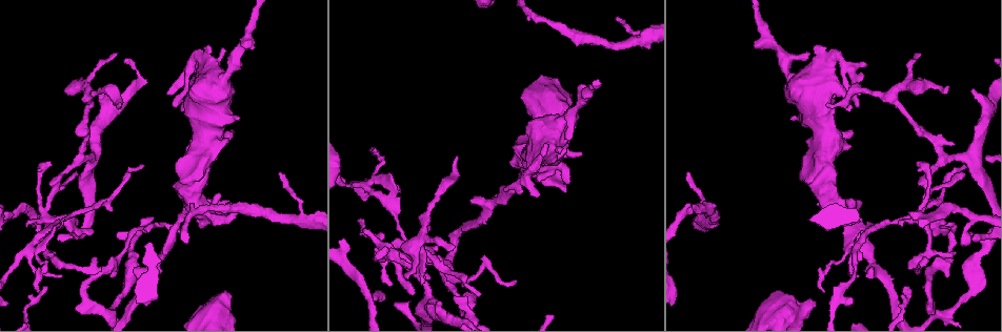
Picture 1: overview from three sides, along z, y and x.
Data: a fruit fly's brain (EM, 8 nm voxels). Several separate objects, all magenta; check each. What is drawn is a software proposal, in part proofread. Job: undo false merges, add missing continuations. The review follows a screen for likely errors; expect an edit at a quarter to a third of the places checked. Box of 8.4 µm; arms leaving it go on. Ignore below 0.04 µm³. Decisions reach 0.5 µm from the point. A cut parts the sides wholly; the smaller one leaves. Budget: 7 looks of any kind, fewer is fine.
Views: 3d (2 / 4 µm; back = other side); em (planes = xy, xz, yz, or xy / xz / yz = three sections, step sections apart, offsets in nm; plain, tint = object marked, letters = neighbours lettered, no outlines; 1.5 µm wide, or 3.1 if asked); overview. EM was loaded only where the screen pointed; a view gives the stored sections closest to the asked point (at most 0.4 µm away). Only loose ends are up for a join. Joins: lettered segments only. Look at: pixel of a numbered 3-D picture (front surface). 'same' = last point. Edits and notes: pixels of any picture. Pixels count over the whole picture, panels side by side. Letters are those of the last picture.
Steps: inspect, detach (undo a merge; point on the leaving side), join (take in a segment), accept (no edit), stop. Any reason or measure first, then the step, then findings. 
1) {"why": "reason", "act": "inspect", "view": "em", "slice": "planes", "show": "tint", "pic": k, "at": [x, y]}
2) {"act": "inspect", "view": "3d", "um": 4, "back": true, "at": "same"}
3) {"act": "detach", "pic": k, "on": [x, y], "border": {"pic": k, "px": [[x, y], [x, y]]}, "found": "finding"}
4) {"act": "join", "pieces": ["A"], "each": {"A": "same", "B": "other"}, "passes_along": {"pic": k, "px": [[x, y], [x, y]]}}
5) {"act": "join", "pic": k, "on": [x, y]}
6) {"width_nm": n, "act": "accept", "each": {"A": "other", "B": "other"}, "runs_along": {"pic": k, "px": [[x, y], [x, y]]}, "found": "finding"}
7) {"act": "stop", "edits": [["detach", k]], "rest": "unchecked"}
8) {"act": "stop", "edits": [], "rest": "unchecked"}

{"why": "thick end", "act": "inspect", "view": "em", "slice": "planes", "show": "letters", "pic": 1, "at": [814, 302]}

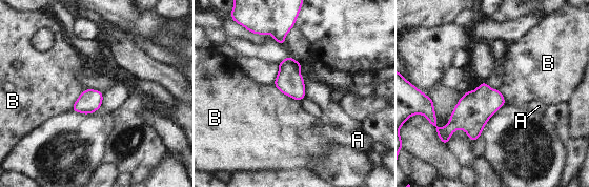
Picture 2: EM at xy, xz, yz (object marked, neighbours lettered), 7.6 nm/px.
{"act": "accept", "each": {"A": "other", "B": "other"}, "border": {"pic": 2, "px": [[273, 84], [282, 92], [300, 101]]}, "found": "none of them fits"}

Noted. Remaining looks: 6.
{"why": "abrupt turn", "act": "inspect", "view": "em", "um": 3.1, "slice": "planes", "show": "tint", "pic": 1, "at": [79, 161]}

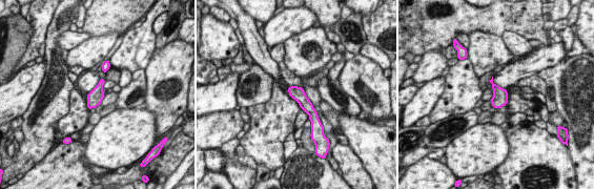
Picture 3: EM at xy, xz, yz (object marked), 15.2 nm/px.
{"why": "what lies round it", "act": "inspect", "view": "em", "um": 3.1, "slice": "planes", "show": "letters", "at": "same"}

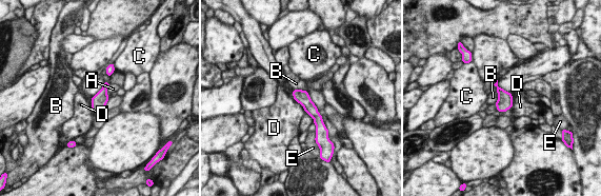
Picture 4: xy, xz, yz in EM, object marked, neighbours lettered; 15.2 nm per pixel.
{"width_nm": 220, "act": "accept", "each": {"A": "other", "B": "other", "C": "other", "D": "other", "E": "other"}, "border": {"pic": 4, "px": [[294, 89], [306, 92]]}, "found": "continuous, no second neuron"}

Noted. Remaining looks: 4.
{"why": "thin end", "act": "inspect", "view": "3d", "um": 2, "back": true, "pic": 1, "at": [60, 225]}

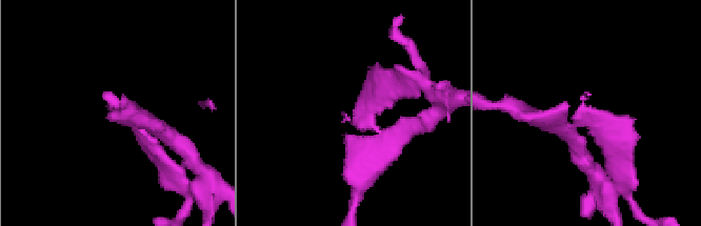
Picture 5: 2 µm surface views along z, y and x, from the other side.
{"act": "inspect", "view": "em", "slice": "yz", "step": 4, "show": "letters", "pic": 5, "at": [609, 113]}

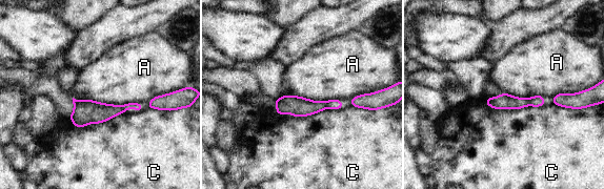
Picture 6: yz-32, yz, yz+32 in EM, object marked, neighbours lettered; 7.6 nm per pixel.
{"act": "inspect", "view": "em", "slice": "planes", "show": "letters", "at": "same"}

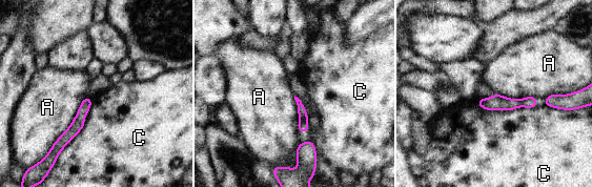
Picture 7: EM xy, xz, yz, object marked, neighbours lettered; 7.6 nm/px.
{"act": "accept", "each": {"A": "other", "C": "other"}, "runs_along": {"pic": 7, "px": [[87, 100], [77, 125], [60, 145]]}, "found": "no lettered segment goes on from it"}

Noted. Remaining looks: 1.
{"act": "stop", "edits": [], "rest": "unchecked"}

